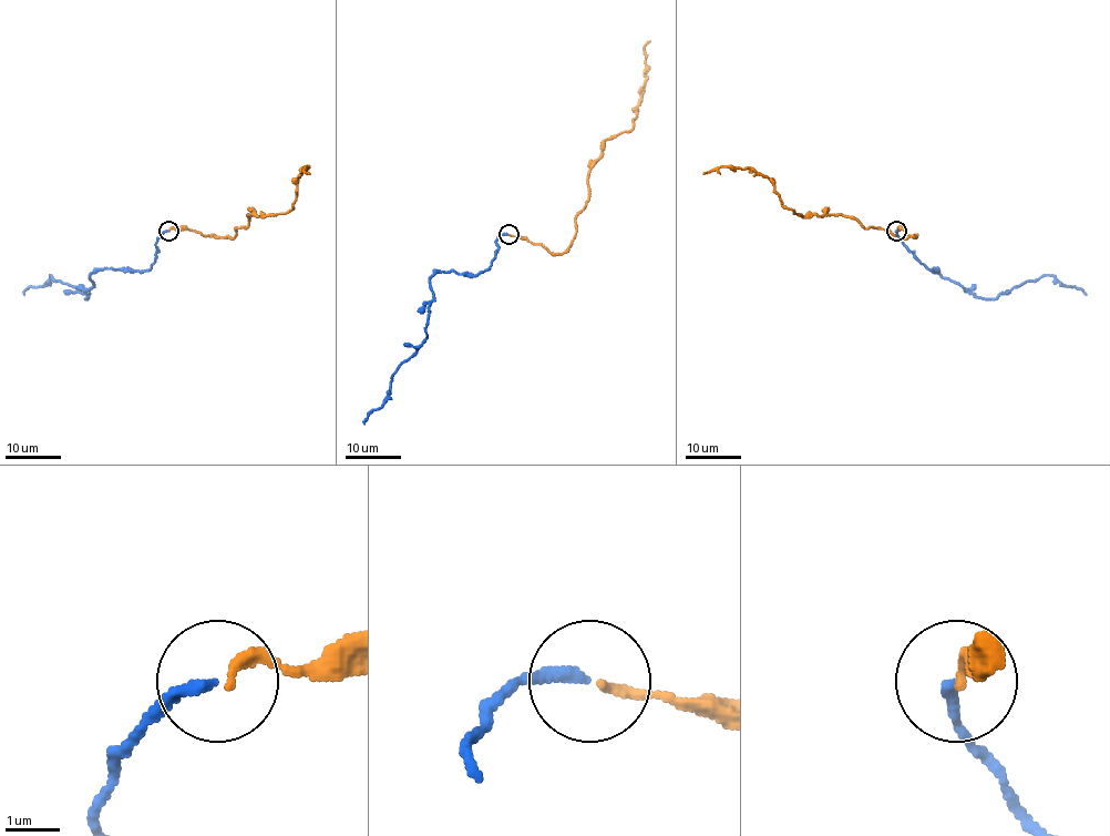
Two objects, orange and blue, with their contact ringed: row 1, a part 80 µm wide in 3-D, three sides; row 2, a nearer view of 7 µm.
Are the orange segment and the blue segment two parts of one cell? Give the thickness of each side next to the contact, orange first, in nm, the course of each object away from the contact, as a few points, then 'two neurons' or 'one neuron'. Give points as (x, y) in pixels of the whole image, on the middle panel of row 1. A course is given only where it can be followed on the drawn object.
calibres 170 and 200 nm; course orange (509, 234), (555, 254), (569, 245), (575, 216), (588, 200), (588, 171), (602, 144), (633, 128), (649, 41); course blue (509, 234), (496, 240), (496, 256), (476, 275), (435, 272), (429, 281), (424, 340), (365, 425); one neuron

